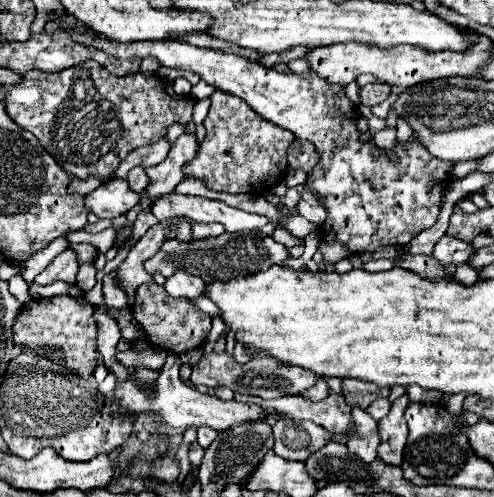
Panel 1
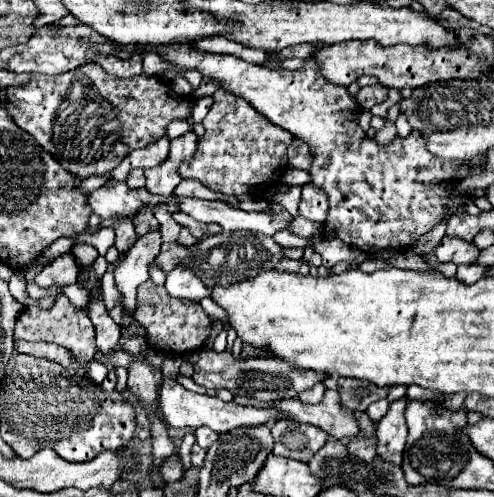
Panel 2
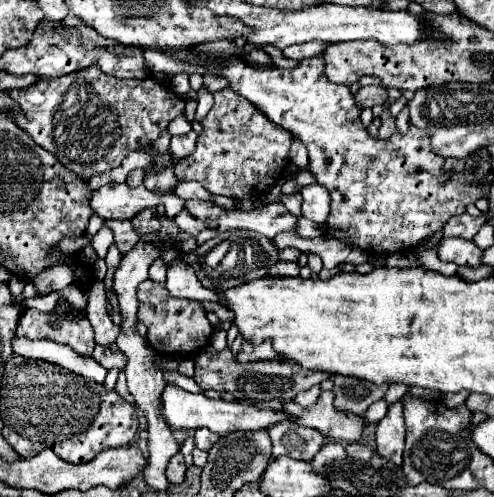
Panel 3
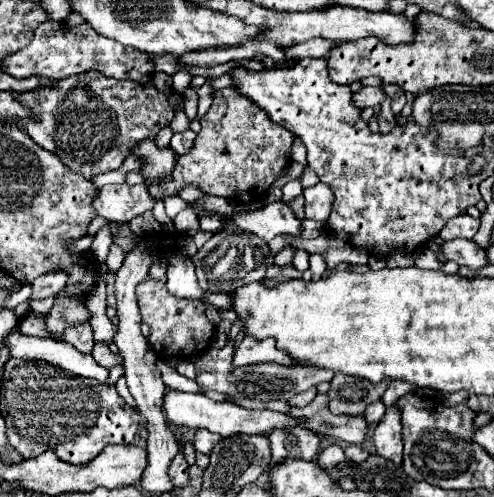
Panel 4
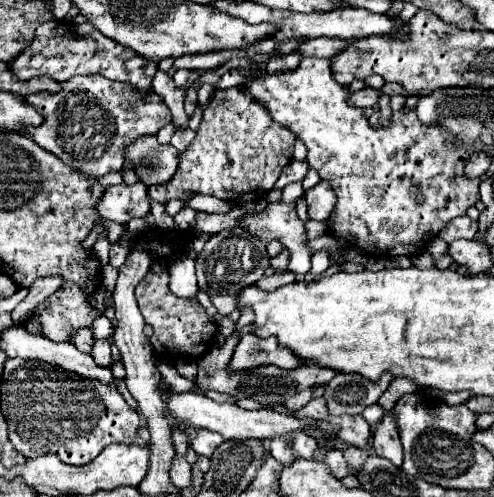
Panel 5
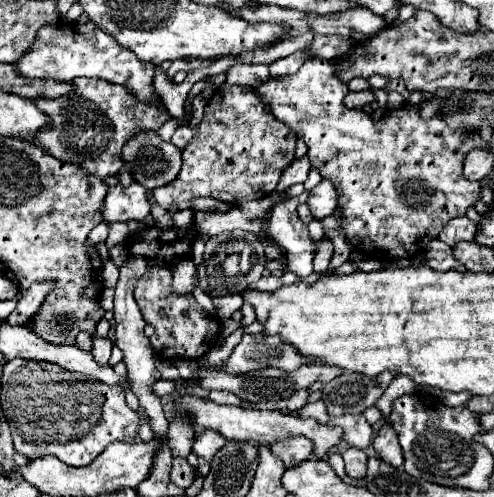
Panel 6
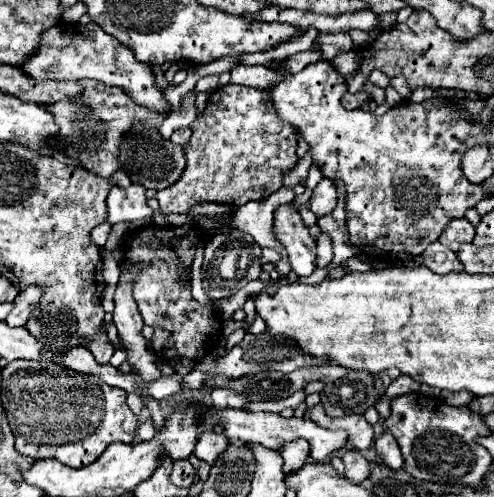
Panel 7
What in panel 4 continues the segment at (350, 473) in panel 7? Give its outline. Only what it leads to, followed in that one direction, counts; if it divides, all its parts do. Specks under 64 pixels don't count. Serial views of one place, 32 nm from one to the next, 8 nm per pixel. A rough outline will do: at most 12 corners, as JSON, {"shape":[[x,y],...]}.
{"shape":[[348,446],[346,458],[354,464],[364,462],[370,452],[362,446]]}

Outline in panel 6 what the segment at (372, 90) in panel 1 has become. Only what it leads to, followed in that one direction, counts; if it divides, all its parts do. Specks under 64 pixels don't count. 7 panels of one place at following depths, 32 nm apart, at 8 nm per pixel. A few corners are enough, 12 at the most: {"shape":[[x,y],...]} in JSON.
{"shape":[[348,92],[344,106],[362,108],[374,102],[374,94]]}

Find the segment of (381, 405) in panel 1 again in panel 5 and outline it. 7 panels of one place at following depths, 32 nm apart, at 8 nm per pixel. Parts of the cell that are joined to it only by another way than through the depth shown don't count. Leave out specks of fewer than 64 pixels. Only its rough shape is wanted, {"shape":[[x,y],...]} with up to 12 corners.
{"shape":[[372,404],[362,412],[370,426],[382,420],[384,410]]}

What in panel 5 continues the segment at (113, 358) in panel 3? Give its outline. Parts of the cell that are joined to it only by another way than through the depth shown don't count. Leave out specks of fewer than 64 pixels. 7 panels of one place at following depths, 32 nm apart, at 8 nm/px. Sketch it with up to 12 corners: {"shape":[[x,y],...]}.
{"shape":[[96,340],[92,358],[98,366],[110,366],[110,340]]}

